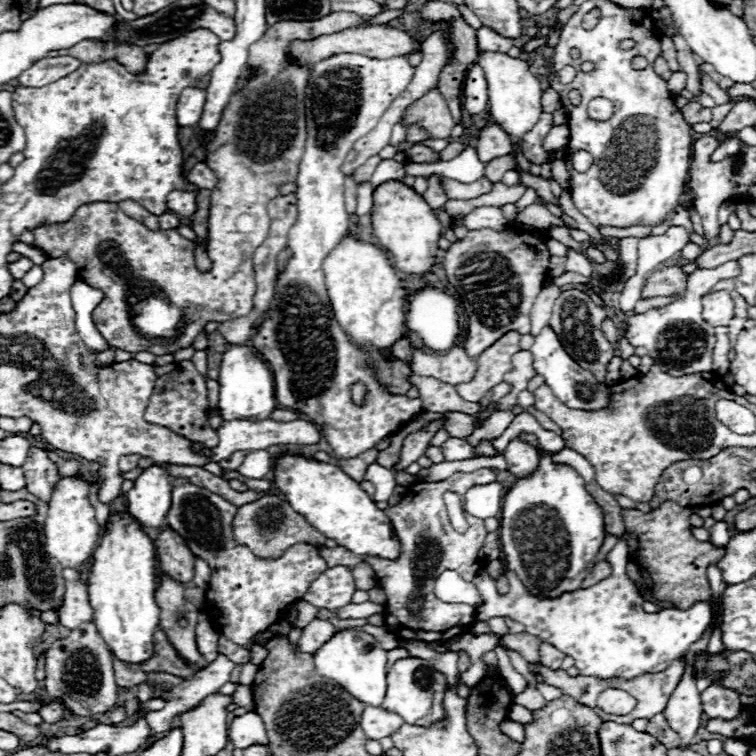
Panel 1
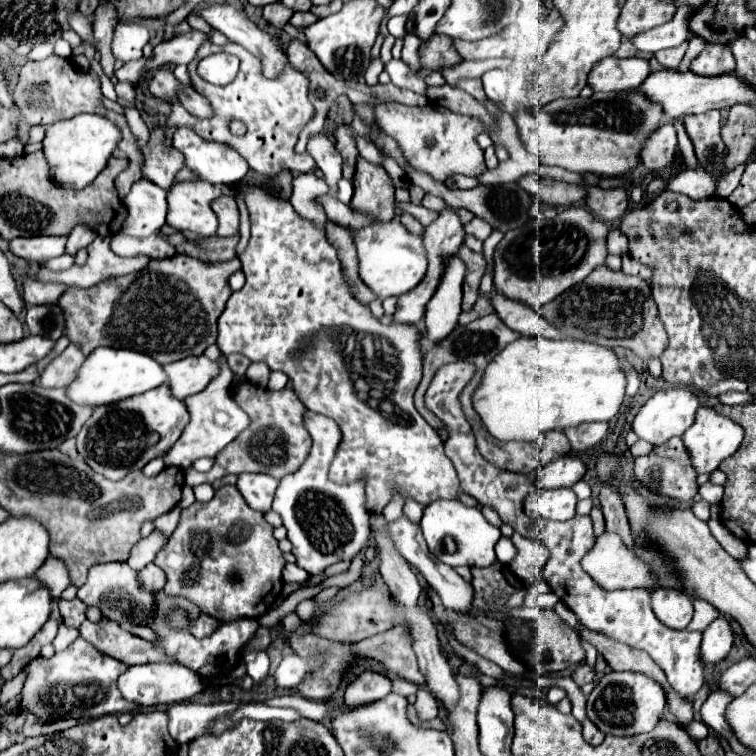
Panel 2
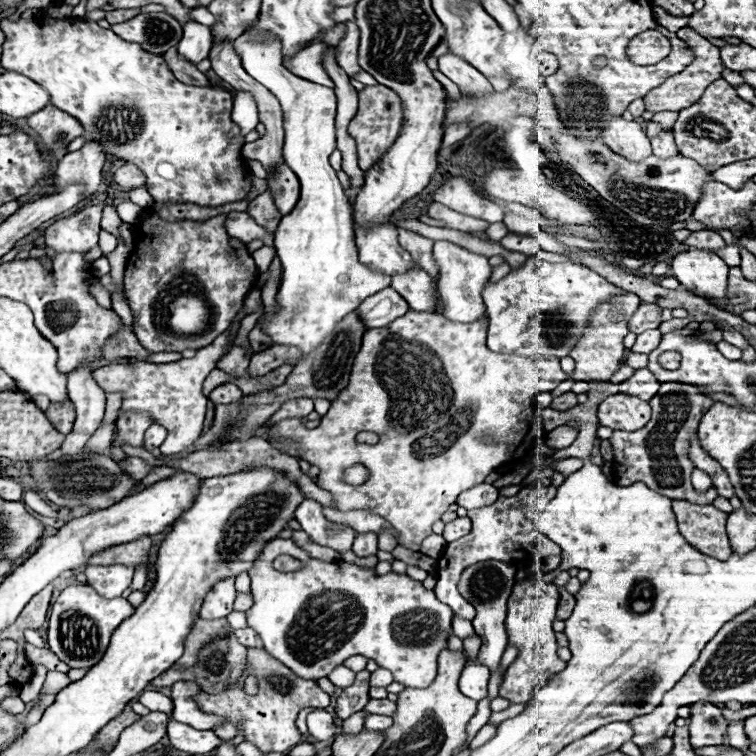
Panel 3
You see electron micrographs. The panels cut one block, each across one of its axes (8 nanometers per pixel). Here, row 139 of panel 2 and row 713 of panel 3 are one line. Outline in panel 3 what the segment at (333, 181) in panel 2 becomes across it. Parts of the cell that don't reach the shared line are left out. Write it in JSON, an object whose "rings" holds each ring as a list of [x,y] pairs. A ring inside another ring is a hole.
{"rings":[[[314,710],[308,714],[308,732],[316,742],[324,742],[334,738],[336,734],[334,716],[326,710]]]}

